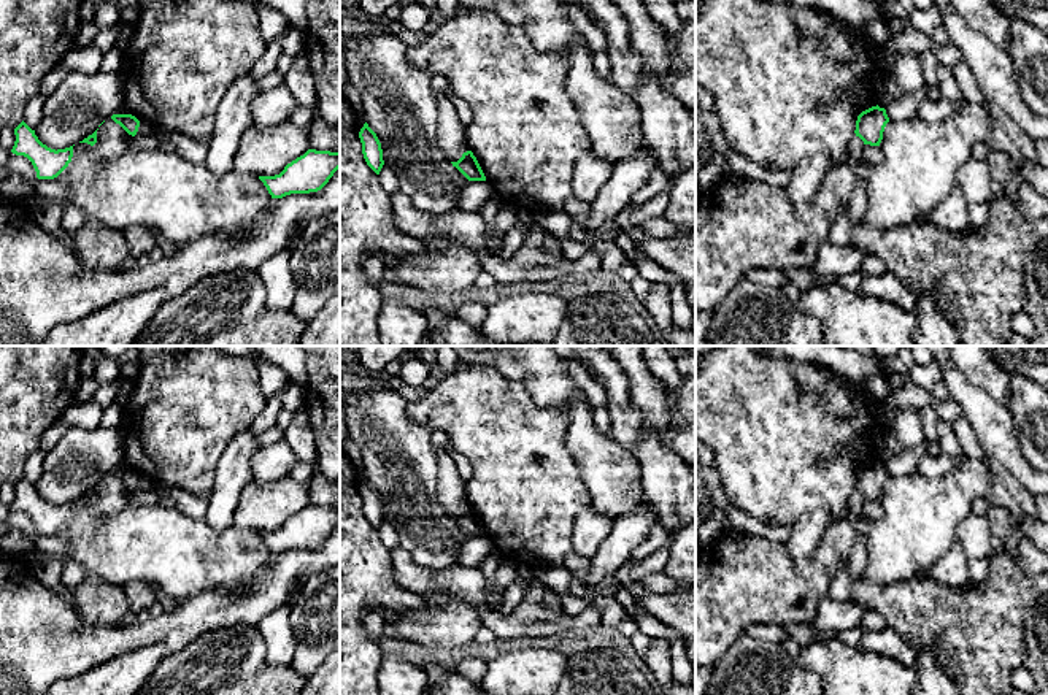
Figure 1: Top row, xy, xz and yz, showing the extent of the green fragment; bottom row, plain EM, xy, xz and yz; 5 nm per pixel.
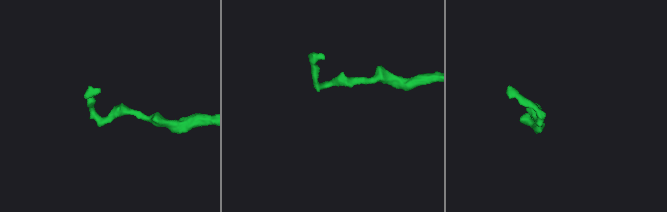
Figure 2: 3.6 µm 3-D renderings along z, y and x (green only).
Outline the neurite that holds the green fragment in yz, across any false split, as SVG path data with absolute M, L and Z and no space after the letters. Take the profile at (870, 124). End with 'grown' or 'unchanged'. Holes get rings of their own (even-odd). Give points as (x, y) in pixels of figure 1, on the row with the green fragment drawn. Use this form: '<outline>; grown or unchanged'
M877 105L857 116L854 133L864 144L880 146L888 122L886 109Z; unchanged

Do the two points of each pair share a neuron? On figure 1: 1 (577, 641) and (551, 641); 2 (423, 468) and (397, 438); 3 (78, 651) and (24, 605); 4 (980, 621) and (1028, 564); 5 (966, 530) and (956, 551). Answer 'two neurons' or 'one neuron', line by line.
1: one neuron
2: one neuron
3: one neuron
4: two neurons
5: two neurons

